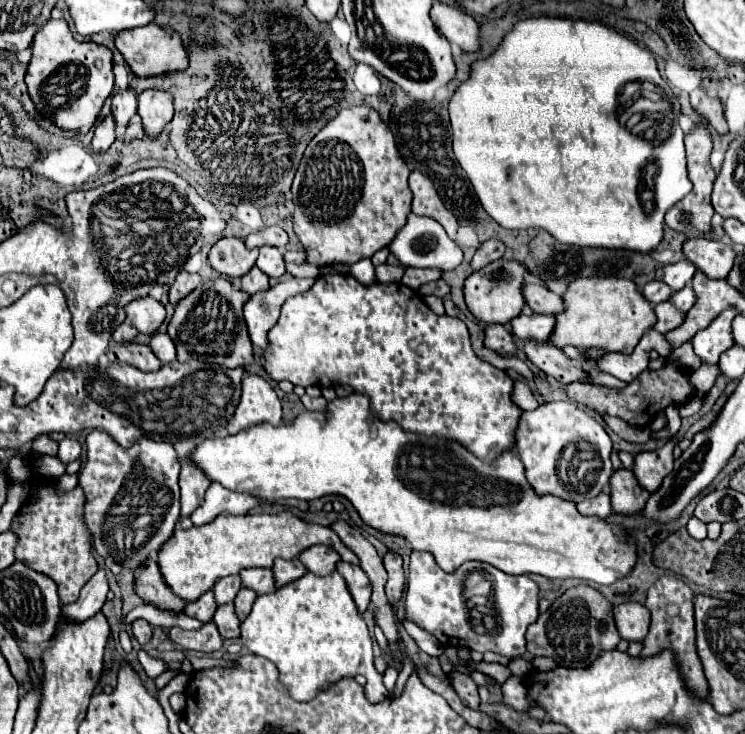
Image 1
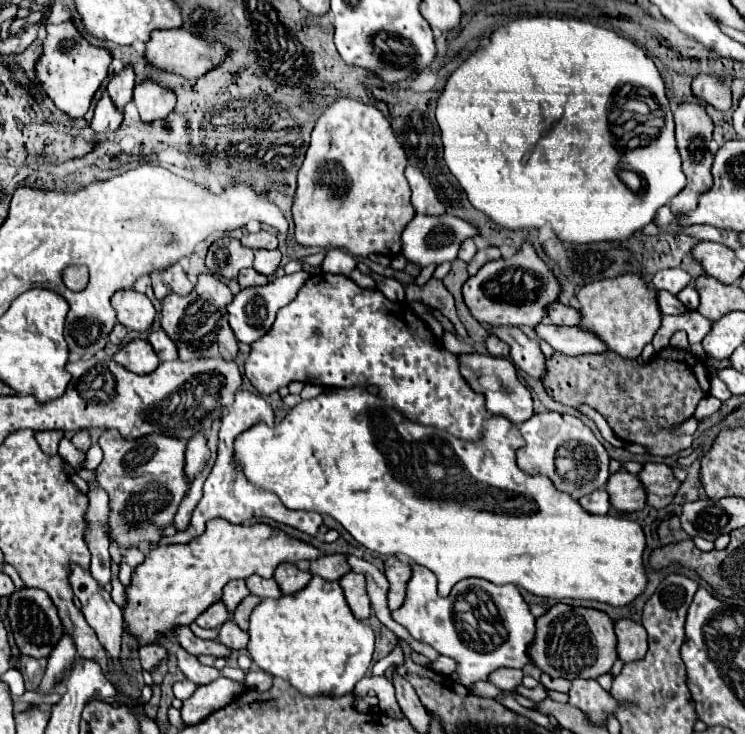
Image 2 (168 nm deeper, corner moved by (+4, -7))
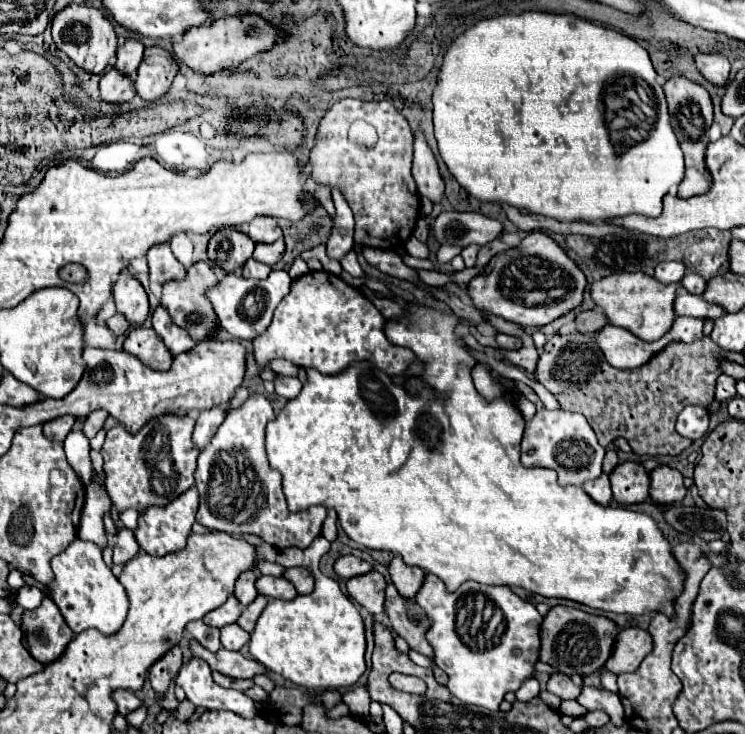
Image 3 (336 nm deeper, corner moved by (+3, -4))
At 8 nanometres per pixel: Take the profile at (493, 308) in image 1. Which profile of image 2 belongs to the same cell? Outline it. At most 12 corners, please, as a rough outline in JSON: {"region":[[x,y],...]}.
{"region":[[532,242],[464,284],[480,324],[538,326],[562,294]]}

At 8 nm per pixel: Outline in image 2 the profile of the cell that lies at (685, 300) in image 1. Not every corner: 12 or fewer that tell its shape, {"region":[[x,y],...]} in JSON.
{"region":[[692,284],[678,292],[680,302],[698,308],[698,292]]}

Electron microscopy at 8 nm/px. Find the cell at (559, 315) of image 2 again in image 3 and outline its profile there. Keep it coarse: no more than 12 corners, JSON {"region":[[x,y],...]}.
{"region":[[599,307],[579,311],[575,325],[579,333],[593,335],[607,319]]}

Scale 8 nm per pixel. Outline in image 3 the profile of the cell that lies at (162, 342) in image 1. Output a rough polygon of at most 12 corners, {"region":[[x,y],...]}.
{"region":[[163,307],[153,313],[153,329],[173,355],[195,347]]}

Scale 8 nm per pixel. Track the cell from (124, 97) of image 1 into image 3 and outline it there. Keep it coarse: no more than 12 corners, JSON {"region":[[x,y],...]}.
{"region":[[127,39],[117,49],[115,69],[133,75],[143,59],[143,45]]}

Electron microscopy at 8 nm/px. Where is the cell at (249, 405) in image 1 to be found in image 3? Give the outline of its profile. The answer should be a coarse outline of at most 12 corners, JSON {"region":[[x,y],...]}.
{"region":[[265,395],[197,459],[197,523],[307,549],[325,507],[291,513],[269,469]]}

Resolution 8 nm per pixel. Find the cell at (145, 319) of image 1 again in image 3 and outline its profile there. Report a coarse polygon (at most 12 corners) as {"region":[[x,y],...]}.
{"region":[[125,273],[113,285],[117,313],[141,325],[149,315],[143,285]]}

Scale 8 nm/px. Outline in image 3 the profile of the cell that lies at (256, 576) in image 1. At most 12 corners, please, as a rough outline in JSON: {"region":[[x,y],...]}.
{"region":[[257,577],[257,591],[275,599],[297,597],[285,577]]}

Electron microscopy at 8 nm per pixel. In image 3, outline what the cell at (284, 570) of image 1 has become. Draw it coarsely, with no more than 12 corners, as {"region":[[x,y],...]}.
{"region":[[289,567],[283,577],[299,593],[313,591],[313,575],[305,567]]}

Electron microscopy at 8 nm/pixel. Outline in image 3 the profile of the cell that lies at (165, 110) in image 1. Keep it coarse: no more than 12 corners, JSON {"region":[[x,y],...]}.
{"region":[[145,49],[135,81],[143,101],[161,99],[179,67],[167,51]]}

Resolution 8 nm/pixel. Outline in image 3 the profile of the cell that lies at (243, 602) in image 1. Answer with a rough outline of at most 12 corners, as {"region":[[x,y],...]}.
{"region":[[259,595],[249,603],[237,625],[253,631],[257,617],[267,605],[267,597]]}

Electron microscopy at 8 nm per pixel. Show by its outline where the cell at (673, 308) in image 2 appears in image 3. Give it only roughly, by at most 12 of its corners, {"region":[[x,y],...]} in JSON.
{"region":[[679,291],[675,299],[677,317],[717,319],[719,305],[703,297]]}

